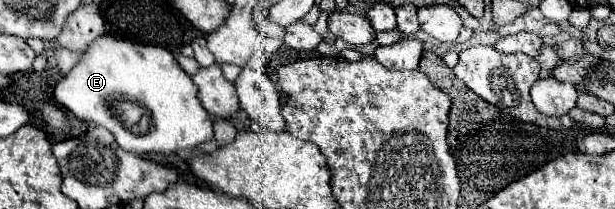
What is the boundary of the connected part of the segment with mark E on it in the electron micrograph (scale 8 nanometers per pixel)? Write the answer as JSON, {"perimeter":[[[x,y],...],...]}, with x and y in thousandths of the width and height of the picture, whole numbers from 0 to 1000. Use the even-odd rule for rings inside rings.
{"perimeter":[[[164,163],[158,201],[148,201],[148,220],[132,258],[122,325],[93,392],[86,459],[128,574],[174,612],[200,718],[226,746],[317,708],[346,660],[340,545],[320,478],[320,411],[311,364],[298,344],[285,268],[262,220],[213,201],[187,163]],[[180,478],[236,498],[242,603],[220,632],[207,622],[180,517]]]}

